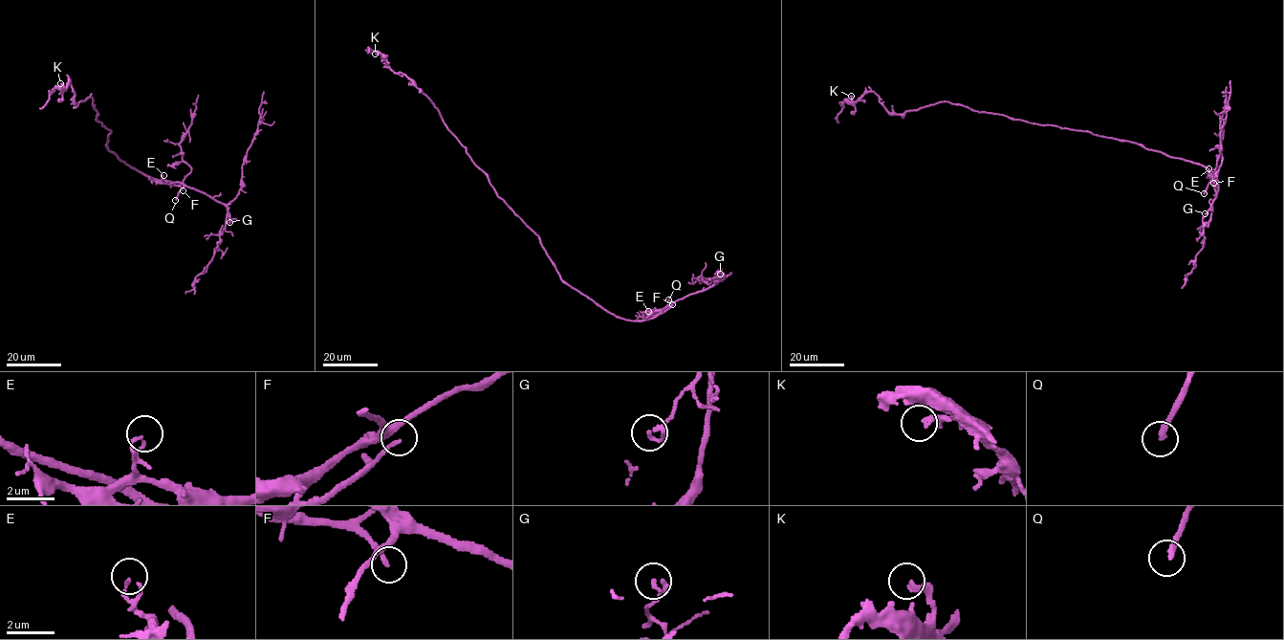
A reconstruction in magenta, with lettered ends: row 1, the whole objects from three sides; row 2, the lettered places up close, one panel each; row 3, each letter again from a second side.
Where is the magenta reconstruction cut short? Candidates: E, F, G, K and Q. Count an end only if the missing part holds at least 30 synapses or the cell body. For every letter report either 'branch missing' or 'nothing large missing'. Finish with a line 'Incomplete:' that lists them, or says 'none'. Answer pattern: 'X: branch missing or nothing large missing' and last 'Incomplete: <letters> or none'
E: nothing large missing
F: branch missing
G: nothing large missing
K: nothing large missing
Q: branch missing
Incomplete: F, Q

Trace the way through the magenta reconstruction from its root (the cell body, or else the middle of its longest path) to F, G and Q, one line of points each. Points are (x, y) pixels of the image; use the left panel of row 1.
F: (108, 140), (106, 143), (109, 150), (126, 165), (183, 190)
G: (108, 140), (106, 143), (109, 150), (130, 166), (166, 183), (181, 183), (219, 201), (227, 207), (229, 222)
Q: (108, 140), (106, 143), (109, 150), (130, 166), (166, 183), (184, 185), (175, 200)

